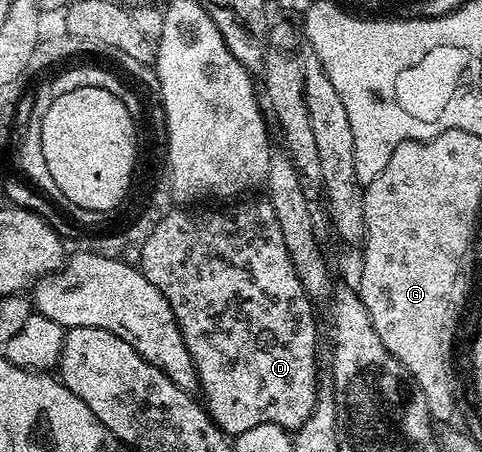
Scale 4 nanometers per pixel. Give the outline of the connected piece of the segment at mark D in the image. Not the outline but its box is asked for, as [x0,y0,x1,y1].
[139,200,316,436]

